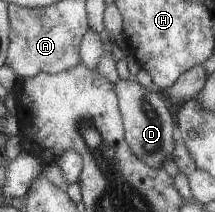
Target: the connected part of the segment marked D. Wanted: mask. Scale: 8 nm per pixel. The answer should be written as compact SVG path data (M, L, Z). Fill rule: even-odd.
M118 78L114 86L116 97L119 99L119 111L123 119L126 142L141 162L148 167L159 169L164 159L172 159L173 150L173 122L165 102L155 92L147 92L146 88L134 80L124 81Z

